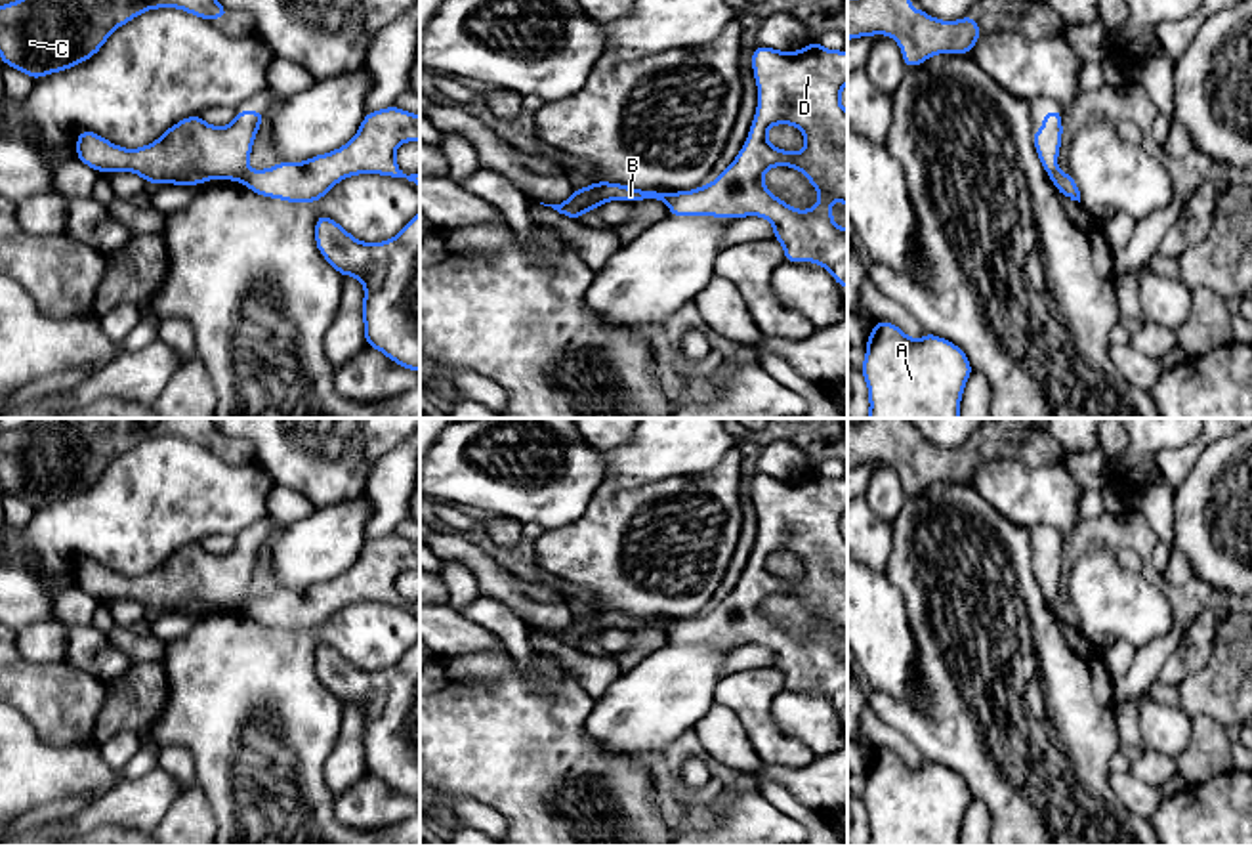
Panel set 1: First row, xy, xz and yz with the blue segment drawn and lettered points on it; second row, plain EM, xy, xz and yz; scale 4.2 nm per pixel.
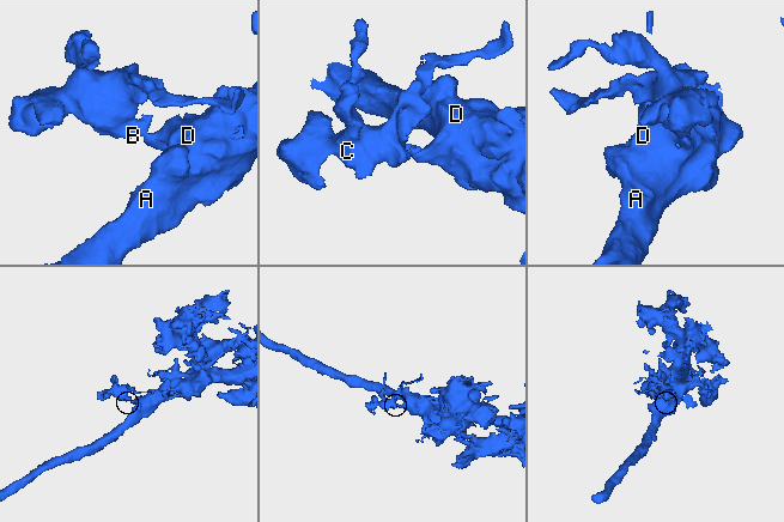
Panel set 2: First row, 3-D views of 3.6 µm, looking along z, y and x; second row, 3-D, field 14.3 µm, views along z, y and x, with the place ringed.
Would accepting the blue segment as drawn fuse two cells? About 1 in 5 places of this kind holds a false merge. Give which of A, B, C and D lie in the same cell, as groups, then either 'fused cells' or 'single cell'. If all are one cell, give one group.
A D / B C; fused cells

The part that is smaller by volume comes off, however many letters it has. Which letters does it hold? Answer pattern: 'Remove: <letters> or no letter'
Remove: B, C

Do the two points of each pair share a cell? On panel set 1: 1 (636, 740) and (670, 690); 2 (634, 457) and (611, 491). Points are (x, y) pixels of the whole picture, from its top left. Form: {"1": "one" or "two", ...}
{"1": "one", "2": "two"}

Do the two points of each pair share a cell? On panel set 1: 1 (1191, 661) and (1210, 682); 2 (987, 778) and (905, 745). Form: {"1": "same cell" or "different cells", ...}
{"1": "different cells", "2": "different cells"}

